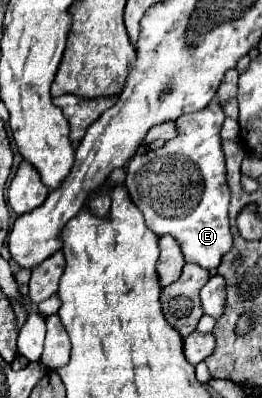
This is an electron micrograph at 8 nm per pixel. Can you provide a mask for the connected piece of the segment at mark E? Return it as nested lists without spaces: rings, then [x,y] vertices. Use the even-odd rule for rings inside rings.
[[[218,97],[202,111],[178,117],[178,135],[160,149],[136,153],[126,165],[124,181],[130,201],[144,213],[146,227],[160,237],[172,235],[178,241],[186,263],[198,263],[204,269],[218,267],[232,243],[228,225],[230,189],[226,183],[226,163],[220,139],[222,123],[224,113]],[[194,183],[200,191],[198,199],[194,199]]]

